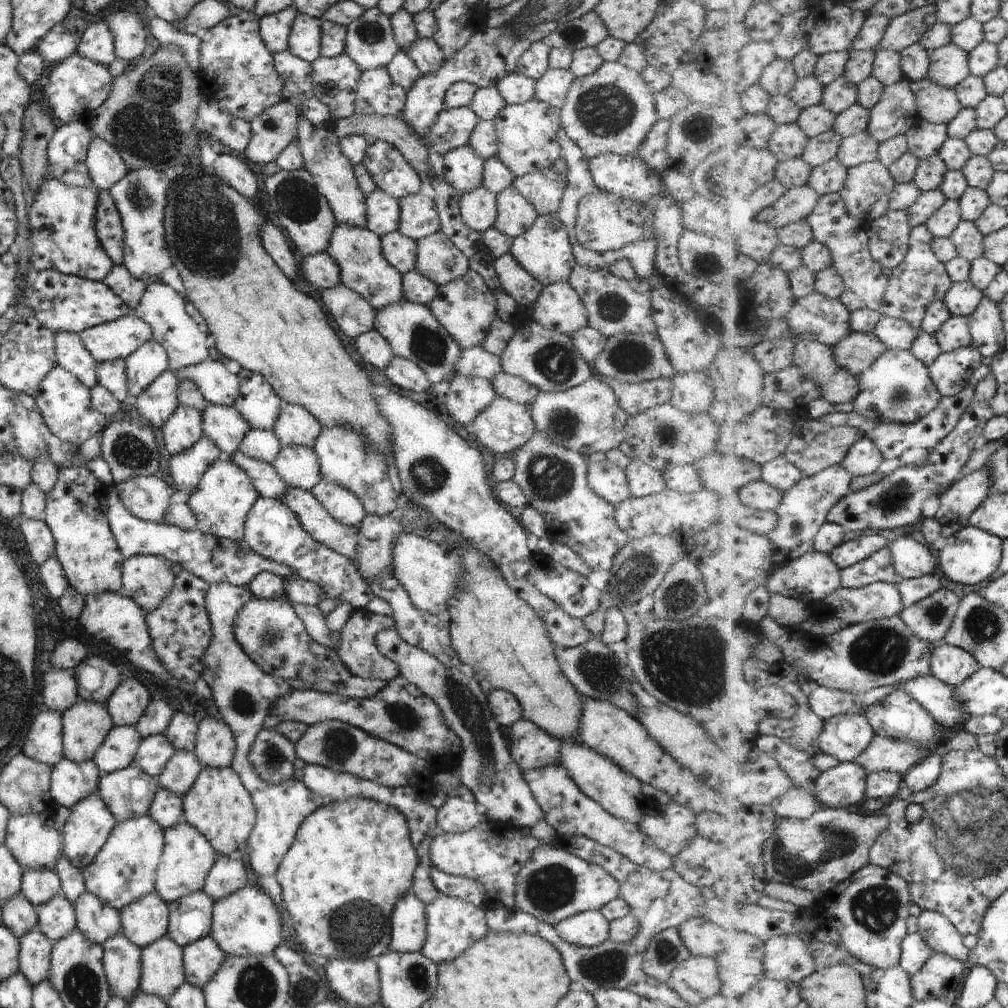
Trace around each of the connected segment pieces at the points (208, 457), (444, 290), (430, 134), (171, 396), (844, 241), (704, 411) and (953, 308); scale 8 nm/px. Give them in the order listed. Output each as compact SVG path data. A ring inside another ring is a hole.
M207 436L201 437L189 448L184 448L179 454L169 460L169 472L176 490L183 494L191 494L199 484L199 479L209 464L215 460L228 458Z
M469 269L457 280L451 280L448 284L437 287L435 296L431 298L426 308L429 308L433 318L441 324L441 328L455 340L460 350L479 347L489 332L493 316L496 315L493 293L487 290L483 280Z
M468 107L444 108L427 130L427 136L423 136L426 152L441 158L449 150L466 146L477 122L477 116Z
M169 370L148 384L133 405L147 425L161 428L178 405L178 380Z
M830 193L821 196L815 211L807 218L810 228L814 233L814 241L827 246L831 252L837 273L842 277L844 288L840 300L847 306L851 313L854 311L870 309L874 312L880 311L890 286L889 280L883 276L883 267L869 254L869 240L867 250L863 238L870 238L861 230L861 222L854 218L843 203L840 193ZM867 252L867 262L865 260Z
M706 374L674 375L670 382L670 406L685 414L708 415L714 397Z
M969 280L963 283L953 282L953 287L945 296L944 302L952 315L969 318L975 313L984 298L984 292Z

